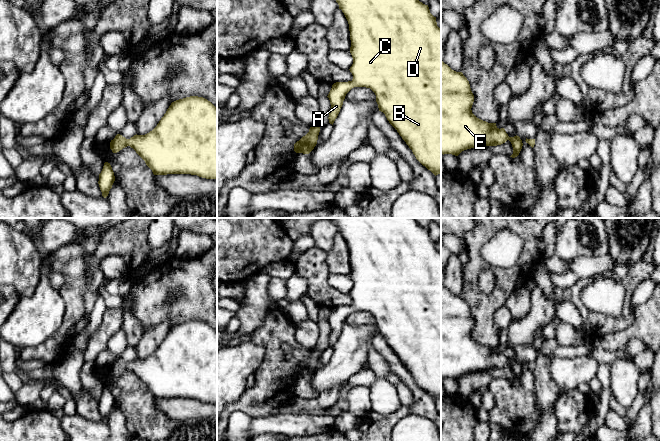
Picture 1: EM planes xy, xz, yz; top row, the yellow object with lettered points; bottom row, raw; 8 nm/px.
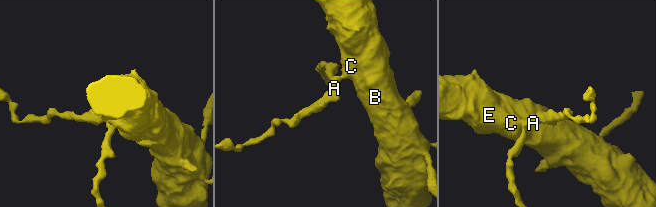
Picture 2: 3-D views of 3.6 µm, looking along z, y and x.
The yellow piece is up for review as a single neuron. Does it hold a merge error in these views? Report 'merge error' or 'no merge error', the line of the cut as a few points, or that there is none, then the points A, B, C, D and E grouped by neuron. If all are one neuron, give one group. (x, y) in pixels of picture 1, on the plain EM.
no merge error | no cut | A B C D E

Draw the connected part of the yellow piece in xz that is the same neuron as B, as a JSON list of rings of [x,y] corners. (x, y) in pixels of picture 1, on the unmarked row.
[[[334,218],[333,221],[349,248],[351,264],[350,277],[353,282],[353,288],[349,294],[353,299],[353,303],[348,306],[336,306],[332,309],[327,320],[331,328],[328,341],[329,347],[333,349],[343,329],[346,318],[352,312],[370,312],[376,319],[379,335],[385,338],[389,347],[397,354],[399,359],[412,374],[416,383],[435,400],[441,398],[441,253],[437,250],[436,241],[430,237],[428,229],[420,226],[415,218]]]

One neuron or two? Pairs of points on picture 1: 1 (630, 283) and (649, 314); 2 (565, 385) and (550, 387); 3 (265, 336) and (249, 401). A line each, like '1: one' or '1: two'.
1: two
2: two
3: one

